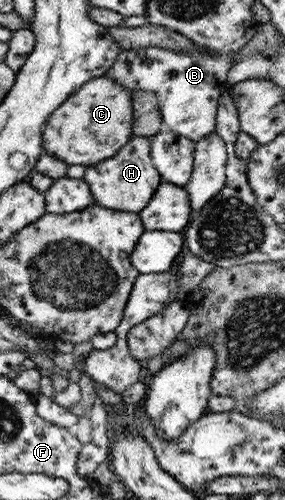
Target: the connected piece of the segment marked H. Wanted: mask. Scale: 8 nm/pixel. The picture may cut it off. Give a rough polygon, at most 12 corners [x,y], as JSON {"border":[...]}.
{"border":[[139,136],[89,166],[83,180],[95,205],[136,213],[154,198],[162,175]]}

